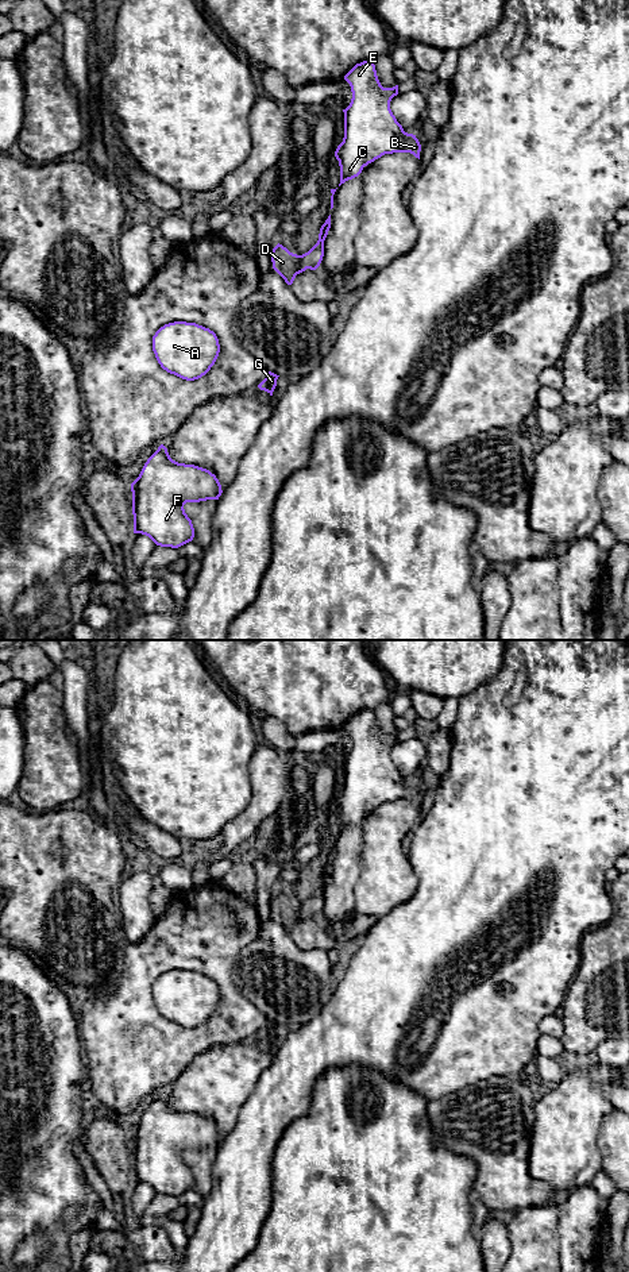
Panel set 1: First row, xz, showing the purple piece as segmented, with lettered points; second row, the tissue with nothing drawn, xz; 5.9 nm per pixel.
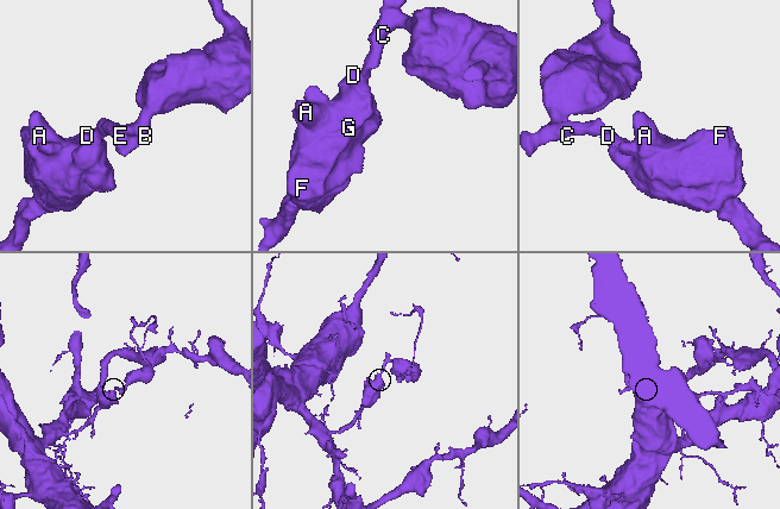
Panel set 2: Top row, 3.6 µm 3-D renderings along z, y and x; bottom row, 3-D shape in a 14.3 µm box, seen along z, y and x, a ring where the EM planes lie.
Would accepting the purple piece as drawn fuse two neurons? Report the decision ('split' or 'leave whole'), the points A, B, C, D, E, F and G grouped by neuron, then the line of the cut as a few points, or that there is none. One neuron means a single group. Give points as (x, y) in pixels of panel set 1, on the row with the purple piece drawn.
leave whole; A B C D E F G; no cut

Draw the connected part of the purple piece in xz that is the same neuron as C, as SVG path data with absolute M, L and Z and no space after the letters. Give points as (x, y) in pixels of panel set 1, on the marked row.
M373 61L356 63L344 80L351 86L352 99L343 109L344 138L335 151L340 166L339 186L385 154L410 153L420 159L418 139L404 131L390 109L398 85L383 88Z

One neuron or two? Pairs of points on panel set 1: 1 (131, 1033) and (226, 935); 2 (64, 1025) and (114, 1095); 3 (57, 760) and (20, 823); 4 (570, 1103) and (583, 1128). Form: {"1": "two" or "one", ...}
{"1": "one", "2": "two", "3": "two", "4": "one"}

